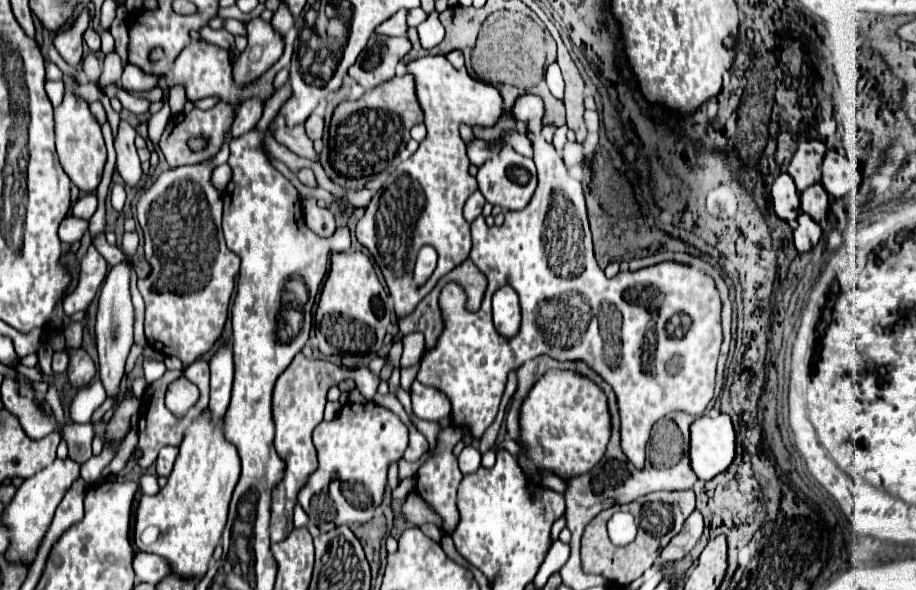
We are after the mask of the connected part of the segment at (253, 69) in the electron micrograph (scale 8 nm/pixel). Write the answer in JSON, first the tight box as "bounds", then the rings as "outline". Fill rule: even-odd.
{"bounds":[232,18,284,86],"outline":[[[254,18],[248,22],[248,46],[238,56],[232,68],[232,78],[236,86],[250,86],[258,80],[270,66],[278,62],[284,50],[284,40],[272,30],[270,22]]]}

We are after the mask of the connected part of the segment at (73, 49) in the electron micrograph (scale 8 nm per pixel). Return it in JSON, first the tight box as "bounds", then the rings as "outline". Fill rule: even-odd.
{"bounds":[54,8,90,66],"outline":[[[84,8],[82,14],[76,18],[74,26],[68,30],[62,30],[56,34],[54,38],[54,48],[58,50],[58,54],[70,64],[70,66],[78,66],[80,58],[82,58],[82,34],[90,24],[90,14]]]}

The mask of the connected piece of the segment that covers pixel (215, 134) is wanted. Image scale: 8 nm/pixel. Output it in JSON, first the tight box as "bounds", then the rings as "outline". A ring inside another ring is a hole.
{"bounds":[160,102,232,168],"outline":[[[224,102],[216,104],[210,110],[198,110],[196,108],[196,110],[188,112],[188,114],[172,116],[166,130],[164,130],[164,134],[162,134],[162,138],[160,138],[160,148],[162,148],[170,168],[184,166],[184,164],[196,164],[196,162],[204,162],[204,160],[212,158],[212,154],[216,154],[216,150],[220,150],[222,134],[230,128],[230,122],[232,122],[232,110]],[[192,138],[206,140],[206,146],[200,148],[200,150],[192,150],[190,144],[188,144]]]}

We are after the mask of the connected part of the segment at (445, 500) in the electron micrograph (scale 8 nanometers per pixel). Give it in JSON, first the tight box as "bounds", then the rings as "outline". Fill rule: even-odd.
{"bounds":[416,430,462,534],"outline":[[[444,430],[438,436],[438,448],[434,456],[418,470],[416,480],[418,480],[418,494],[442,516],[444,520],[444,532],[450,534],[458,522],[458,510],[456,510],[456,488],[462,480],[462,472],[458,470],[458,460],[452,454],[452,446],[458,444],[462,438],[462,430]]]}

